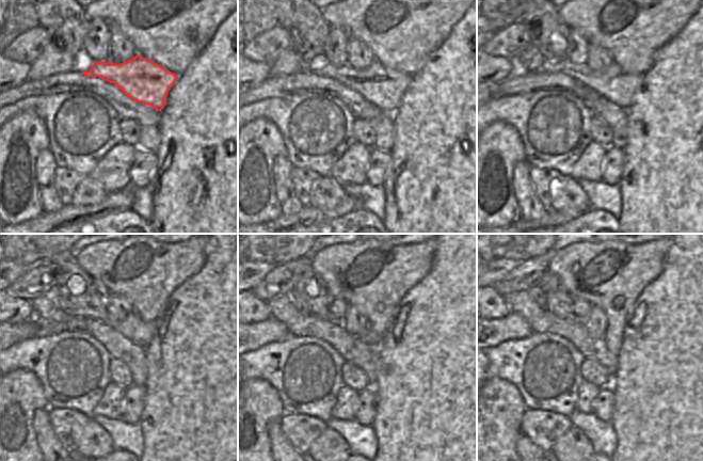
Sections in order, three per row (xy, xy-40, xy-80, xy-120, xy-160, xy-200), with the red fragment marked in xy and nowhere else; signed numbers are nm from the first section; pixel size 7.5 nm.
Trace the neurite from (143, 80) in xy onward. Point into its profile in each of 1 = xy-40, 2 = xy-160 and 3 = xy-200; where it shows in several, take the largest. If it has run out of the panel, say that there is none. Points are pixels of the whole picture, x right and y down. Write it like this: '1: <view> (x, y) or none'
1: xy-40 (384, 88)
2: xy-160 (301, 301)
3: xy-200 (536, 292)

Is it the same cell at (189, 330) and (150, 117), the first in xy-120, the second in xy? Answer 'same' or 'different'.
different

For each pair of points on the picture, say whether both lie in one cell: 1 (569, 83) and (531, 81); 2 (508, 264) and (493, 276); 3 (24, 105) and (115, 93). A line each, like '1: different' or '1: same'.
1: same
2: same
3: different

